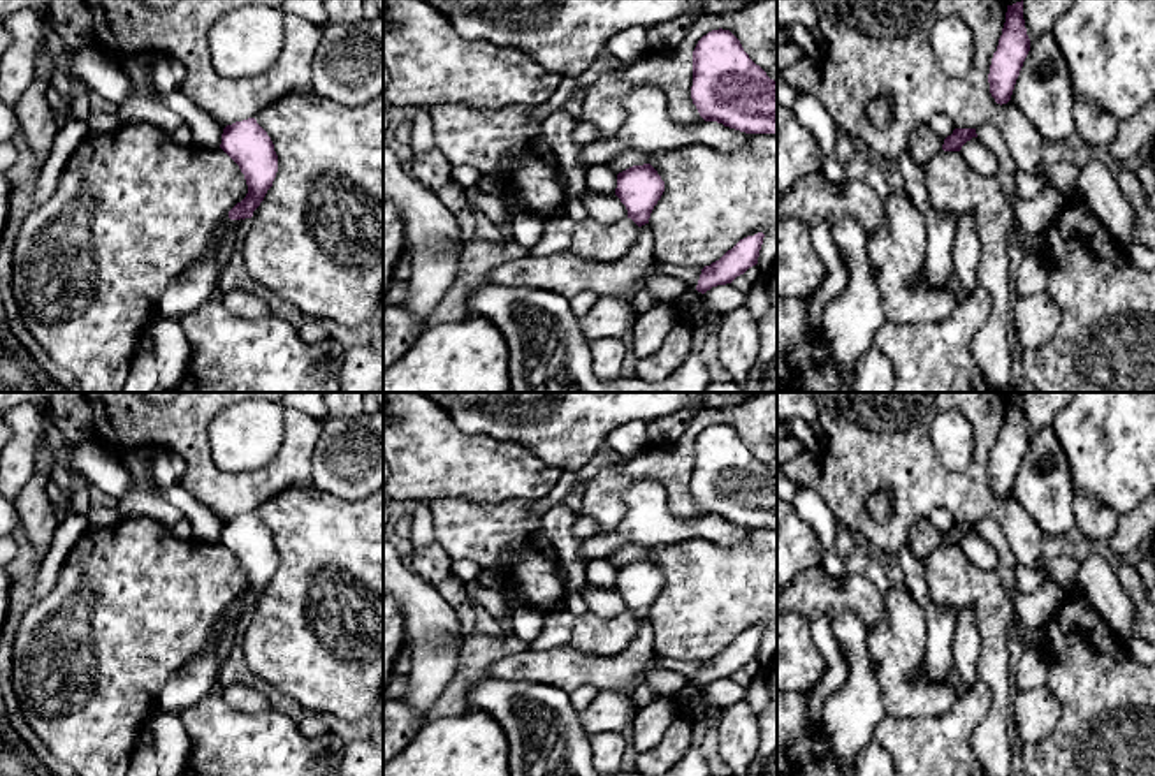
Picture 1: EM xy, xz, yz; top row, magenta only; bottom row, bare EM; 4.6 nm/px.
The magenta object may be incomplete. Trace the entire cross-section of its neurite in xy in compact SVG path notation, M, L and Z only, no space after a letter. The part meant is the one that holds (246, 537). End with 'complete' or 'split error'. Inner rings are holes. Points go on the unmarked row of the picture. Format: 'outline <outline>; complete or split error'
outline M255 512L227 519L220 542L239 560L248 588L218 618L207 648L165 681L158 707L171 714L179 716L185 709L220 690L222 669L216 655L220 633L232 619L241 619L244 612L253 611L278 567L274 538Z; split error

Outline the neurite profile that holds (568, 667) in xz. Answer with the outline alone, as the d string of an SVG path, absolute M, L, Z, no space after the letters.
M645 618L638 621L633 642L619 655L585 653L571 644L547 651L527 649L492 662L482 677L547 683L568 693L582 684L607 692L643 681L661 695L675 697L684 679L661 667L659 660L654 649L654 628Z

